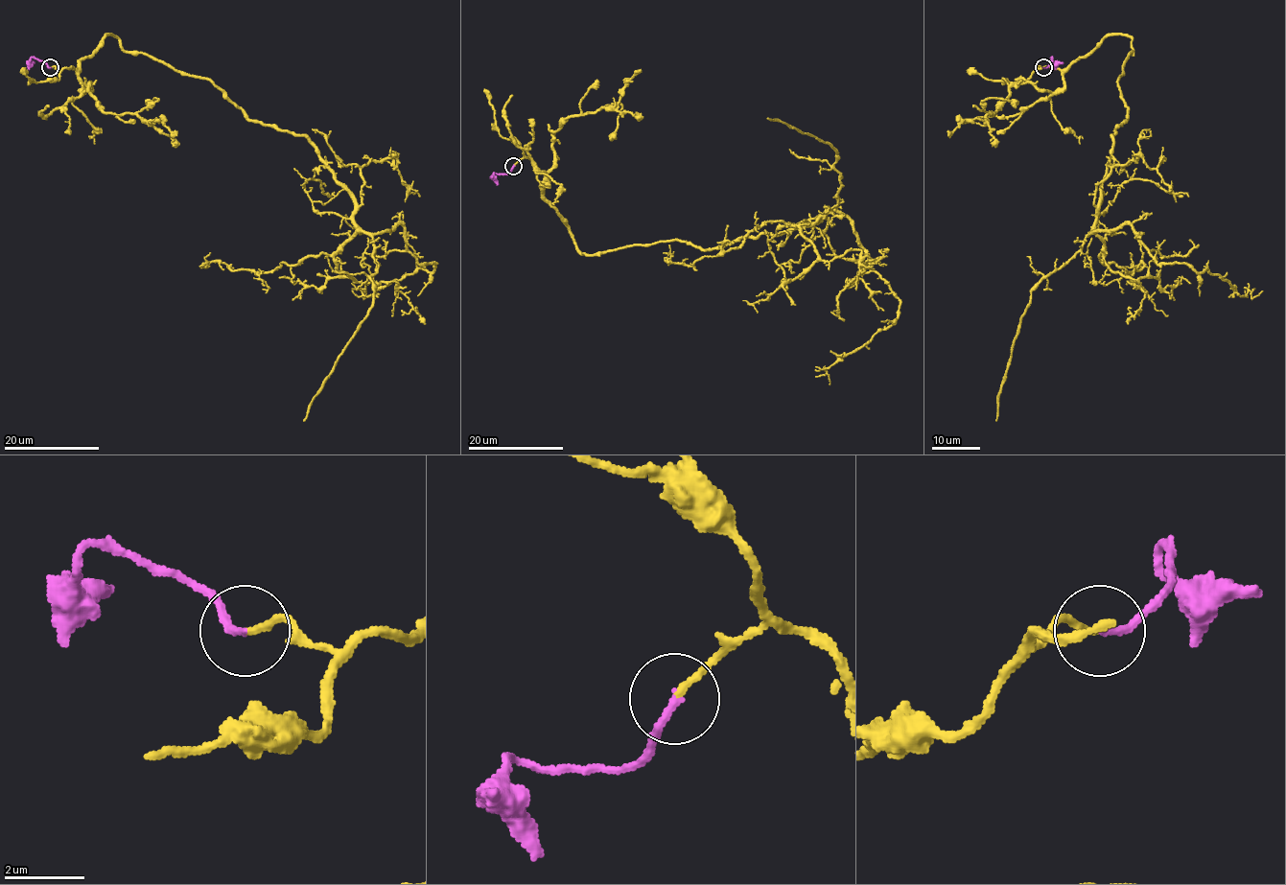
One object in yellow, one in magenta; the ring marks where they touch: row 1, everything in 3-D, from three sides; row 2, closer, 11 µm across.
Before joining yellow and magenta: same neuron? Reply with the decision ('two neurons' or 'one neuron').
one neuron

